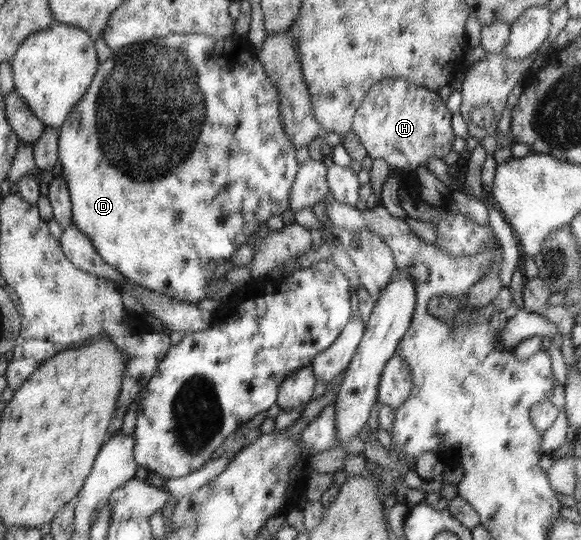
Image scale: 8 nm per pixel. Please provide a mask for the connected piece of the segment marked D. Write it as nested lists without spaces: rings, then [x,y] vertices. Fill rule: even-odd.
[[[171,33],[154,41],[140,41],[114,52],[99,66],[98,75],[86,95],[74,107],[67,122],[59,128],[58,159],[62,178],[67,182],[72,203],[72,223],[90,240],[100,258],[114,267],[128,281],[155,293],[165,293],[179,301],[195,303],[205,299],[205,289],[213,281],[219,261],[227,261],[239,249],[257,223],[281,216],[290,207],[290,189],[297,177],[299,165],[294,143],[287,135],[281,120],[281,96],[267,71],[253,55],[249,44],[241,37],[215,39],[208,35]]]

